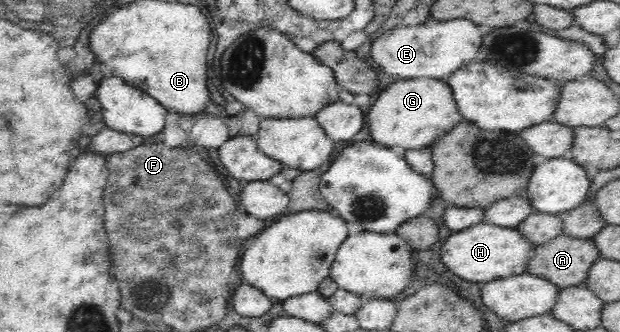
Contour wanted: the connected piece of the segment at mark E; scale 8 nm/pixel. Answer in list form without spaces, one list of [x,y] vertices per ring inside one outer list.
[[[469,19],[429,20],[410,26],[396,26],[384,31],[368,43],[368,54],[372,61],[392,77],[400,80],[438,79],[446,80],[453,71],[464,67],[468,61],[477,61],[478,43],[482,32]]]

